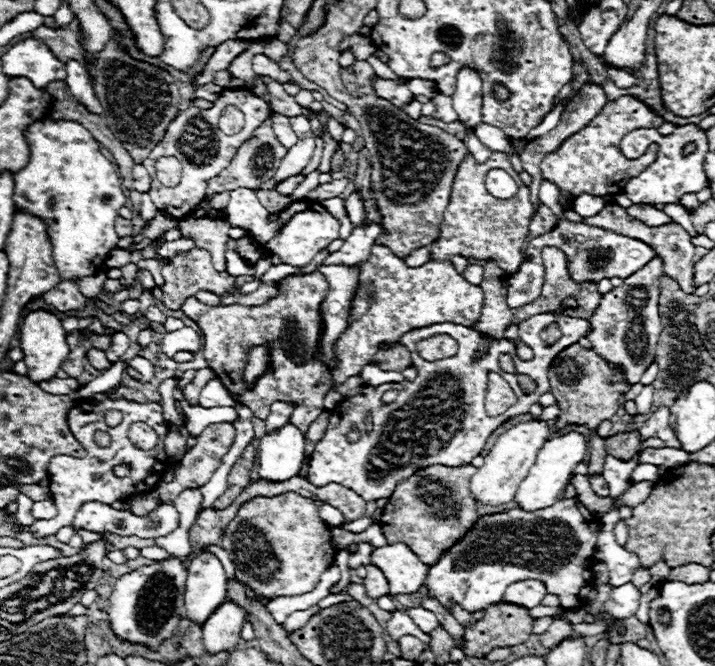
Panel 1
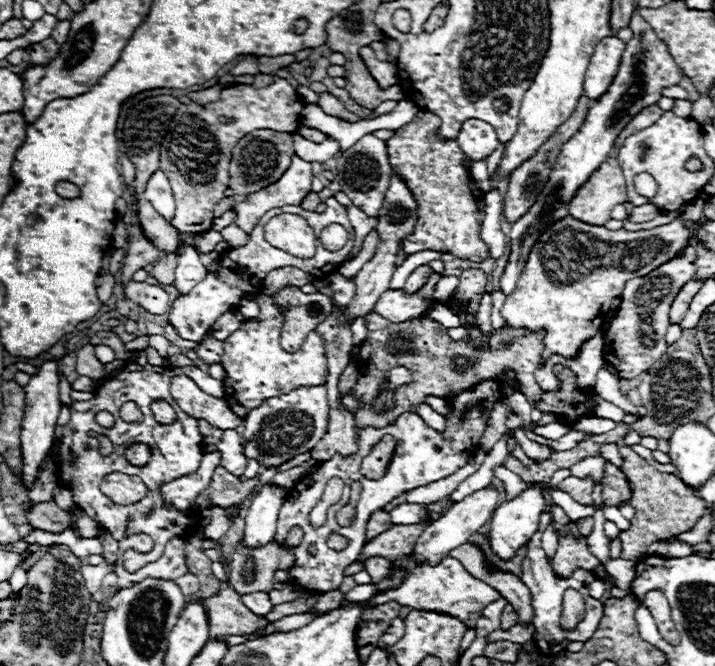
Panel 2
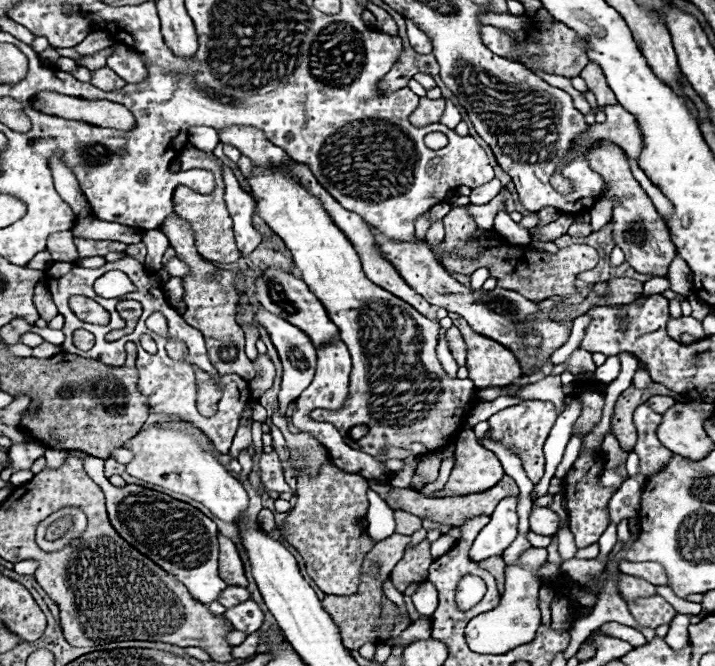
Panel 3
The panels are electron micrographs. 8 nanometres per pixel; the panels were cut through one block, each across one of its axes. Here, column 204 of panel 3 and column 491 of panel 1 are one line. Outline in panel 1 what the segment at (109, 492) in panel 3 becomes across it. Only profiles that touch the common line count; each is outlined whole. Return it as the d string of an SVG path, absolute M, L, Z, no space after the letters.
M562 498L554 506L548 506L540 512L520 512L520 508L514 508L504 514L482 516L478 524L464 536L464 540L450 548L438 564L430 566L426 588L428 594L436 598L446 610L450 610L456 602L468 612L478 612L488 608L490 604L500 602L508 584L520 580L540 580L550 594L556 594L560 598L562 608L580 608L584 606L588 592L594 588L590 558L596 548L596 538L598 518L590 514L590 510L578 498Z

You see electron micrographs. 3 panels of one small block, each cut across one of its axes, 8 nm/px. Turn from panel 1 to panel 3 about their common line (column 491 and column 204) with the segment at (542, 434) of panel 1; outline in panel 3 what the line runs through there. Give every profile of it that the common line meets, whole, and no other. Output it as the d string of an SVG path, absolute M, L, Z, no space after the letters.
M148 428L128 440L126 448L136 454L126 466L130 476L190 496L210 508L210 512L224 522L238 522L244 516L248 508L248 494L244 486L208 450L204 450L194 436L178 428Z

